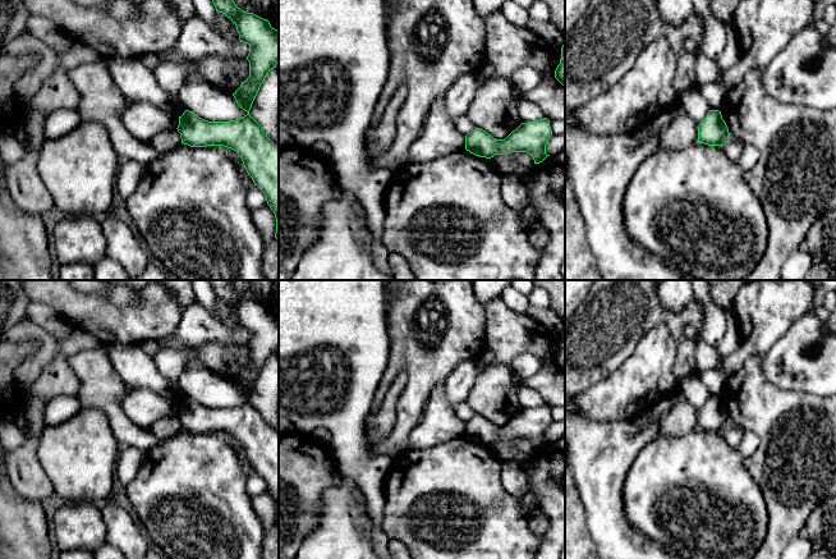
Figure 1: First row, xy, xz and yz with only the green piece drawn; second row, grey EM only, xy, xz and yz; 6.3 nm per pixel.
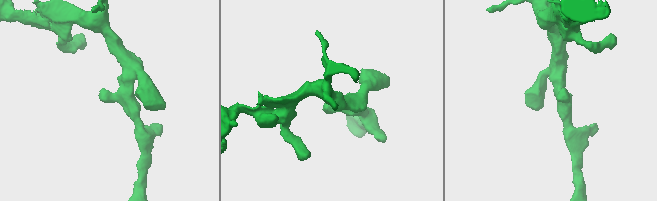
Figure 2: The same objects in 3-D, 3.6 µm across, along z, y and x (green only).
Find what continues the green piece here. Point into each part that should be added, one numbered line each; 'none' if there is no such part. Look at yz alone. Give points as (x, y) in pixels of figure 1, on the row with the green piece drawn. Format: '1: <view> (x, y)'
none

